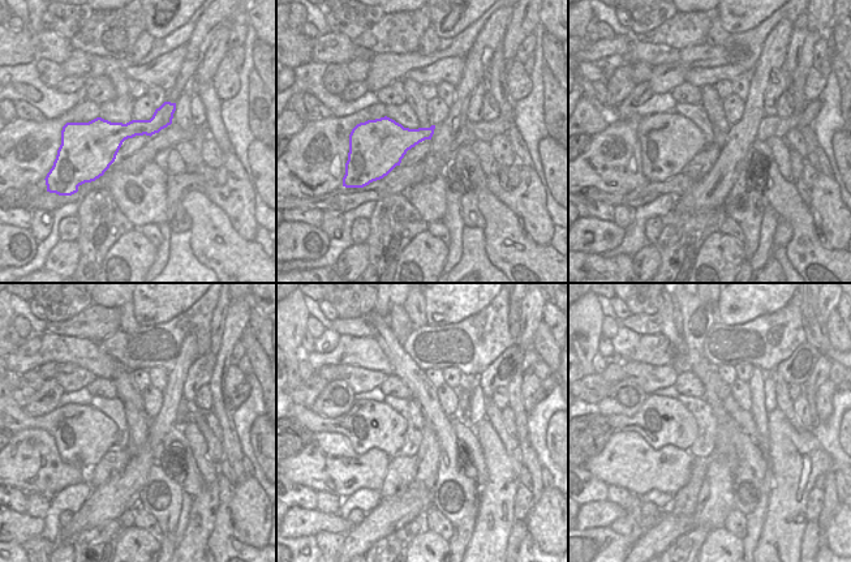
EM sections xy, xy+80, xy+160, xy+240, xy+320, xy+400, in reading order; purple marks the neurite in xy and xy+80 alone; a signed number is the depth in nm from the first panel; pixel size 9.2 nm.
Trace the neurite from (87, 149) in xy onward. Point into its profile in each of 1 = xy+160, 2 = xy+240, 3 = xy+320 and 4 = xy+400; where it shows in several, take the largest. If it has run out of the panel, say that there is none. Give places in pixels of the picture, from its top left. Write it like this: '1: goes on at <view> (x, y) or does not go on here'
1: goes on at xy+160 (669, 141)
2: goes on at xy+240 (84, 434)
3: goes on at xy+320 (369, 424)
4: goes on at xy+400 (661, 421)

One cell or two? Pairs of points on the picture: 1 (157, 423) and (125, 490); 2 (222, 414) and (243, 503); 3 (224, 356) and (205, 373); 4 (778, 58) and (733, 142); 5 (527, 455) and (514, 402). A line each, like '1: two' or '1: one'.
1: one
2: two
3: two
4: one
5: one

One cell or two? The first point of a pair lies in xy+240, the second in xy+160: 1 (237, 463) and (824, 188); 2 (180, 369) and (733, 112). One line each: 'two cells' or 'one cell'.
1: two cells
2: two cells

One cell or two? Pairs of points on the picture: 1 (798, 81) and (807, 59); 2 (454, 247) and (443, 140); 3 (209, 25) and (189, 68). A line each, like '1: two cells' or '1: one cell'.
1: one cell
2: two cells
3: one cell

